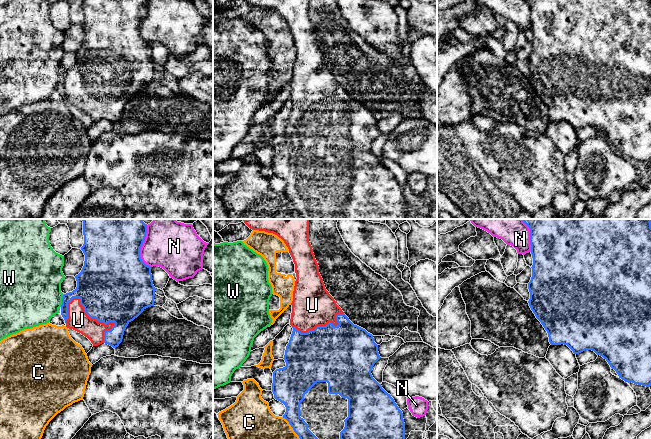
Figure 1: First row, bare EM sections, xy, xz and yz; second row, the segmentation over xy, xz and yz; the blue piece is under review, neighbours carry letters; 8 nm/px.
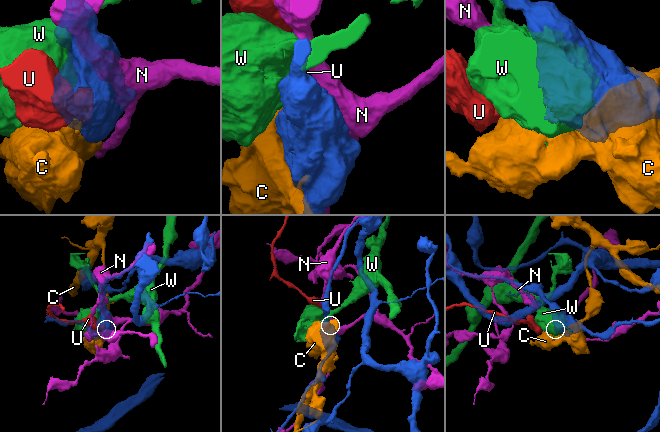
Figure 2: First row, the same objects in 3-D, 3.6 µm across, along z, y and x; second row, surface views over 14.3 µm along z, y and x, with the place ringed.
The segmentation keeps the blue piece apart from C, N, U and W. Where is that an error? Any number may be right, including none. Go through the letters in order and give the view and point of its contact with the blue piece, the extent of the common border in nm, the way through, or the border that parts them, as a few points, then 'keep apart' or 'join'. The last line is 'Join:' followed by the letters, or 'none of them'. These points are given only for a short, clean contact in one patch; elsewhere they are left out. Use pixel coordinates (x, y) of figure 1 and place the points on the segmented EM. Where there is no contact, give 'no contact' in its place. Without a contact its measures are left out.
C: meets blue in xz at (291, 426); contact 220 nm long; keep apart
N: meets blue in xy at (141, 246); contact 340 nm long; keep apart
U: meets blue in xy at (101, 321); contact 440 nm long; join
W: meets blue in xy at (62, 300); contact 110 nm long; keep apart
Join: U

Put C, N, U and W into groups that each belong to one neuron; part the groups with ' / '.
C / N / U / W

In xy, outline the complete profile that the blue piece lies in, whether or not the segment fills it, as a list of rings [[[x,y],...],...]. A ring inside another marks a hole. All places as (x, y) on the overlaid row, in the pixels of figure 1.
[[[82,219],[85,255],[84,266],[75,276],[77,287],[62,298],[61,315],[66,327],[87,337],[93,346],[102,343],[113,348],[122,342],[128,324],[137,318],[144,309],[154,306],[156,288],[153,285],[151,267],[140,257],[140,249],[147,233],[147,224],[142,219]]]

